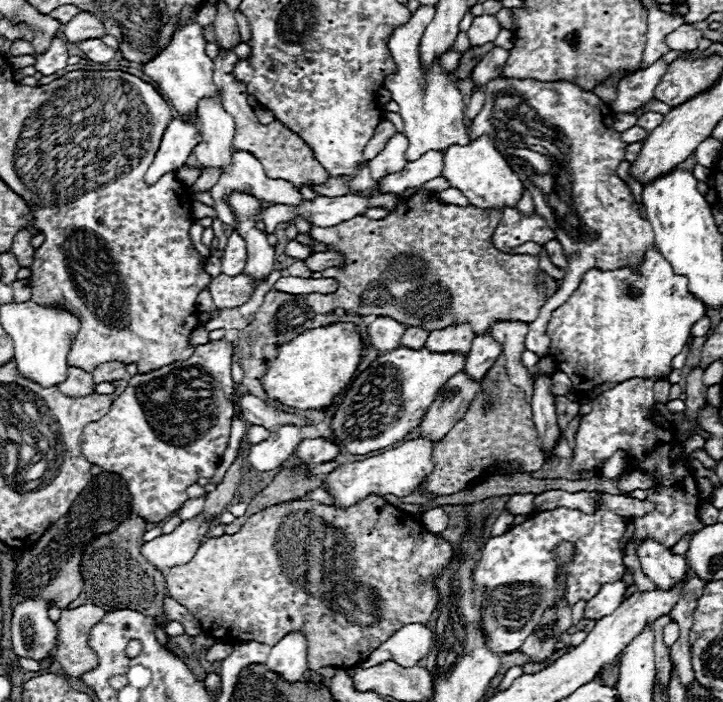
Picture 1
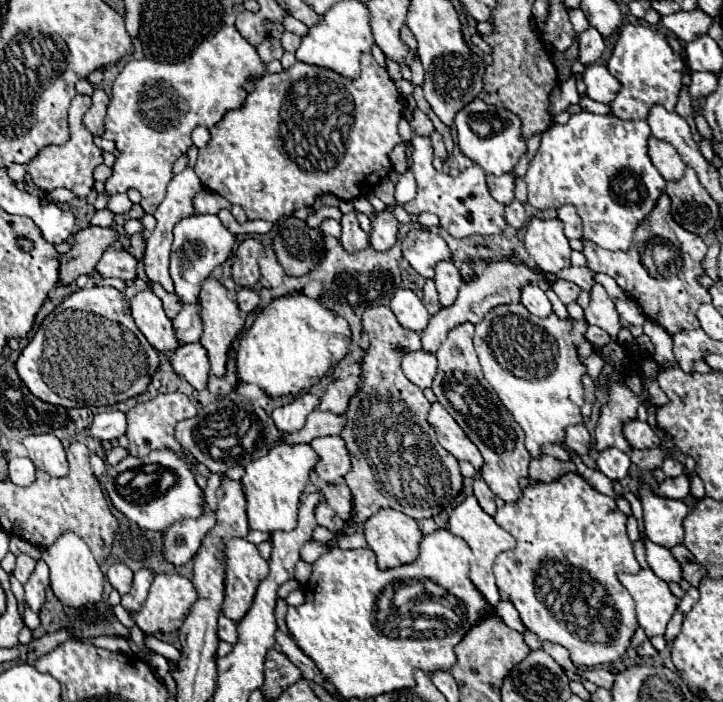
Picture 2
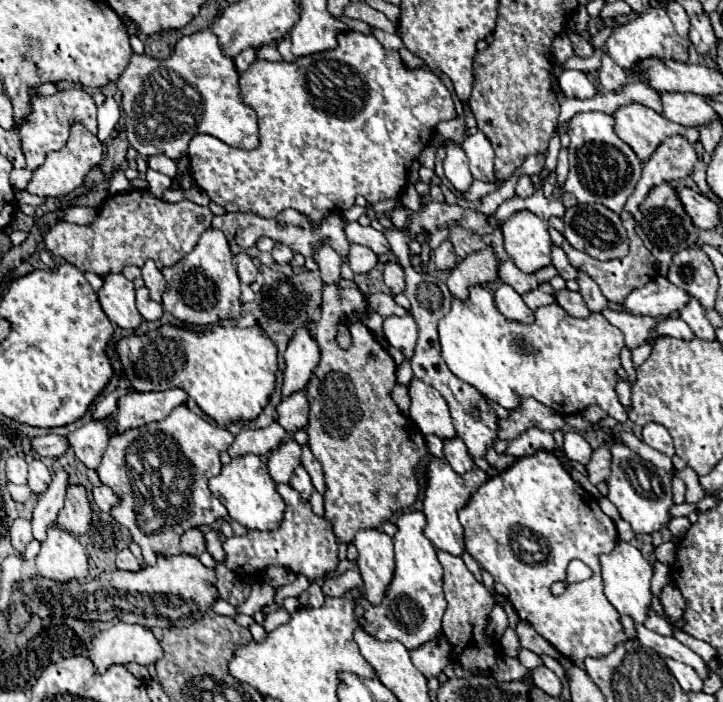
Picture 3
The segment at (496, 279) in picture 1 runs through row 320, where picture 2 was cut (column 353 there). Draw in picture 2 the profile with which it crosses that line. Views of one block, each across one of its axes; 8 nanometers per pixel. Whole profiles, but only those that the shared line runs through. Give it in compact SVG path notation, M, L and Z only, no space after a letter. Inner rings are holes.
M368 306L368 310L362 315L364 332L370 336L370 348L366 350L366 356L362 360L362 378L364 386L350 400L348 412L346 412L346 428L342 430L342 438L346 440L346 446L350 448L350 458L354 460L352 470L344 476L346 484L350 486L354 494L354 520L344 526L338 534L350 534L356 532L362 522L366 522L370 516L374 516L380 508L394 508L400 510L414 520L434 518L440 510L444 510L464 488L462 474L458 468L458 460L444 450L438 440L434 428L428 424L426 416L430 412L430 402L422 394L418 386L414 386L402 372L402 354L420 350L420 334L418 332L406 332L390 312L388 306Z

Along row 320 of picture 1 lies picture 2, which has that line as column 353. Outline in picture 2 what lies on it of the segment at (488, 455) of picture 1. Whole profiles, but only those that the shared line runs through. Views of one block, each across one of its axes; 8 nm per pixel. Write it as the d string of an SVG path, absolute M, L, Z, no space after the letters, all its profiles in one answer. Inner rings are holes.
M342 482L342 484L322 484L320 490L322 490L328 506L330 506L332 510L336 510L336 514L338 514L344 522L350 522L350 520L352 520L352 510L354 510L350 488Z

